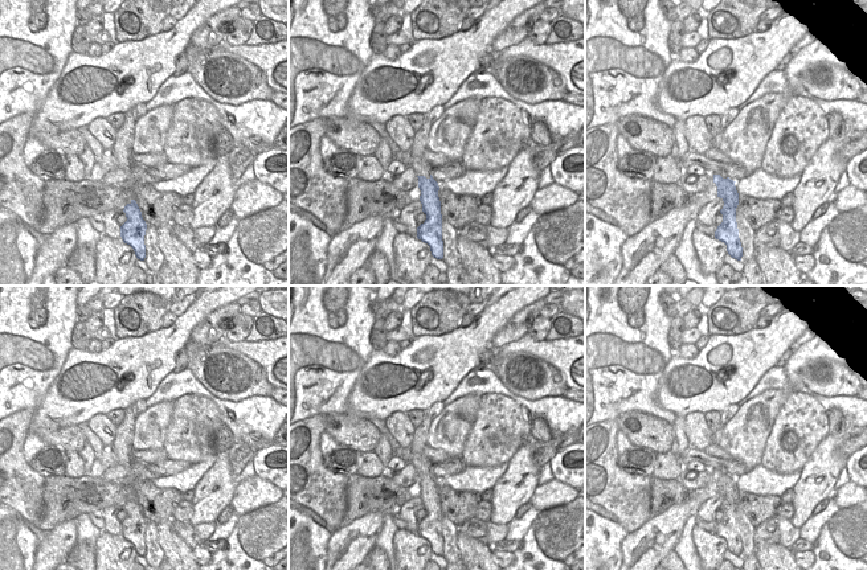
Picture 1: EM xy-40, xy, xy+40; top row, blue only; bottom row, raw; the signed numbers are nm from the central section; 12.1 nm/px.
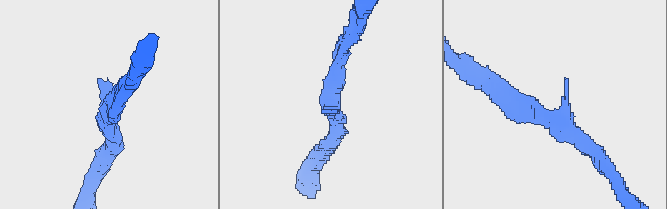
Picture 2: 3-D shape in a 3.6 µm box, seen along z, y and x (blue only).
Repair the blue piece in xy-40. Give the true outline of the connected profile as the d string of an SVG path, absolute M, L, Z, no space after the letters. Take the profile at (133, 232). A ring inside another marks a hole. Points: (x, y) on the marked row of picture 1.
M131 200L131 202L124 206L123 212L126 213L127 221L120 226L120 237L124 243L134 249L136 258L144 261L147 224L135 200Z

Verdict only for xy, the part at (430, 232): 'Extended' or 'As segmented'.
As segmented

